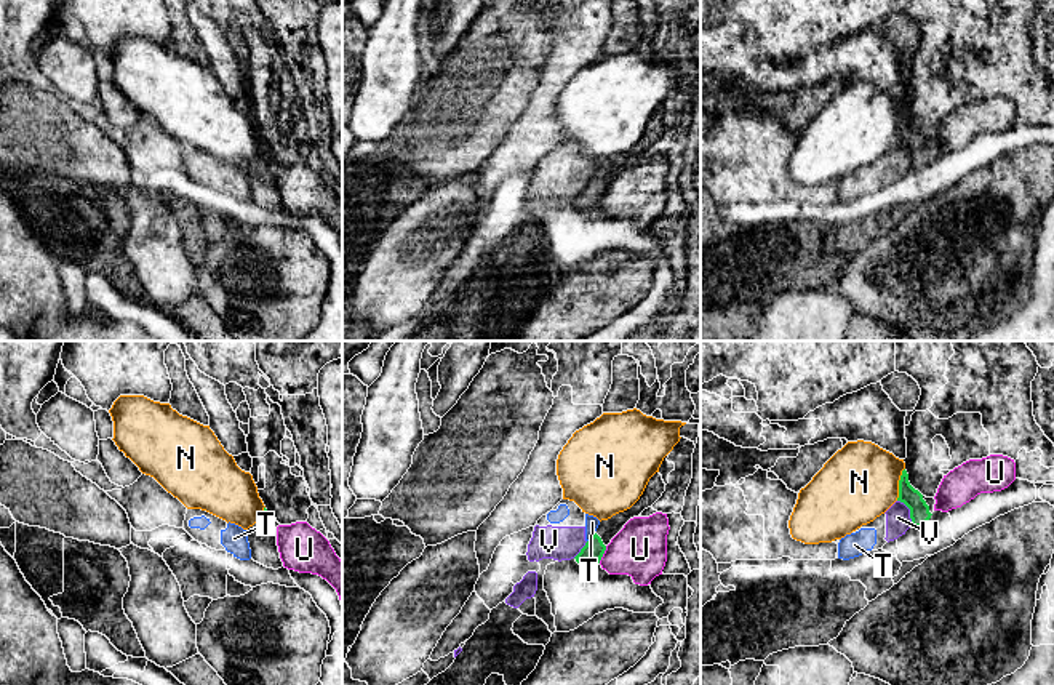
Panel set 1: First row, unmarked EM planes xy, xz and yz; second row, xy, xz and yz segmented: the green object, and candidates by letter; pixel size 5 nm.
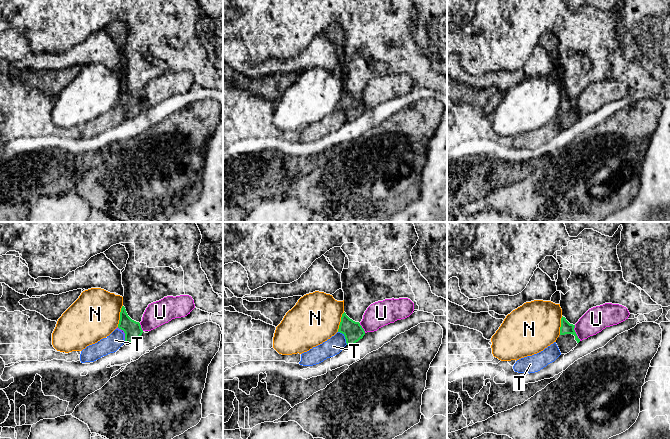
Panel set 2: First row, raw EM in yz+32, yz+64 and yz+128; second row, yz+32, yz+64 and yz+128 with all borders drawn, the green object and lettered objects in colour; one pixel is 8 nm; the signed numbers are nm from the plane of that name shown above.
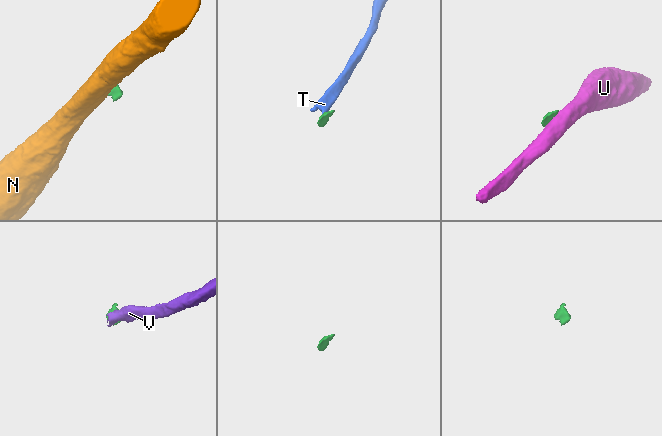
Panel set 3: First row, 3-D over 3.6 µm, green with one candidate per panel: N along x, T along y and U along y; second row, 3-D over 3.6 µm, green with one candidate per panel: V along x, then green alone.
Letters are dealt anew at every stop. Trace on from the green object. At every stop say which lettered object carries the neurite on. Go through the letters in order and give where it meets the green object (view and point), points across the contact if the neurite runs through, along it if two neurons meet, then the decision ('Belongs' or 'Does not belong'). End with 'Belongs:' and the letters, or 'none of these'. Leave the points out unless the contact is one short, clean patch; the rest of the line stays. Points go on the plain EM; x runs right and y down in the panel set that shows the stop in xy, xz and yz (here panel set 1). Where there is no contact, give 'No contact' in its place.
N: Touches green at yz (899, 125). Boundary: yz (904, 109), (896, 141). Does not belong
T: Touches green at xz (590, 180). Boundary: xz (595, 175), (587, 183). Does not belong
U: Touches green at xz (603, 194). Boundary: xz (606, 188), (598, 204). Does not belong
V: Touches green at yz (910, 154). Boundary: yz (898, 141), (909, 151), (912, 167). Does not belong
Belongs: none of these

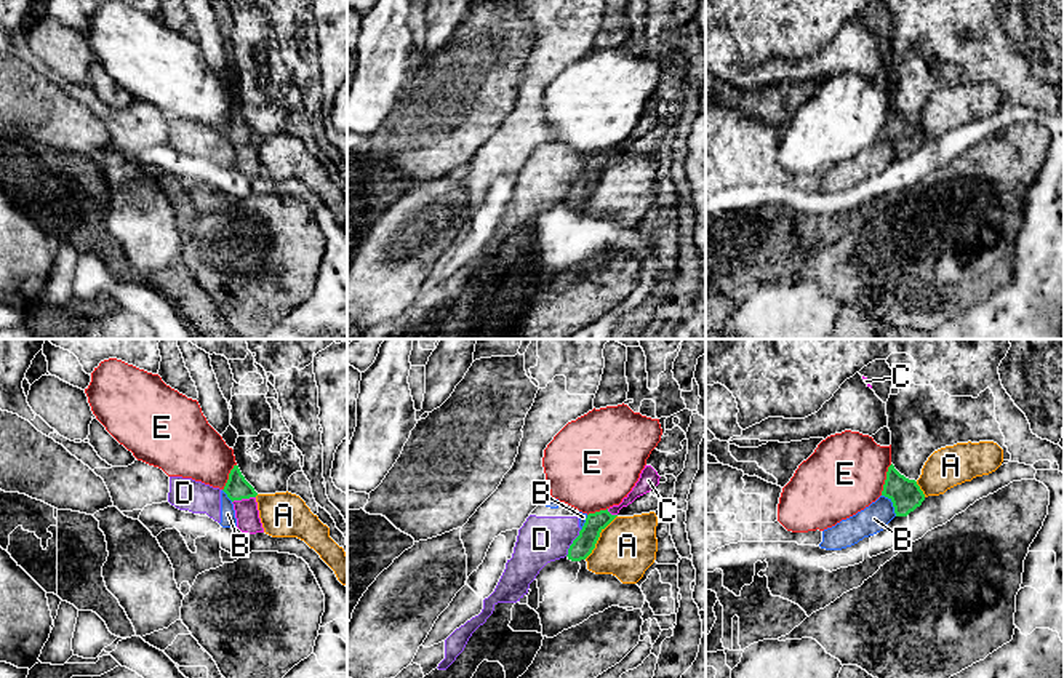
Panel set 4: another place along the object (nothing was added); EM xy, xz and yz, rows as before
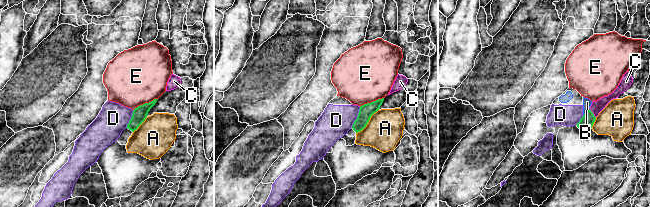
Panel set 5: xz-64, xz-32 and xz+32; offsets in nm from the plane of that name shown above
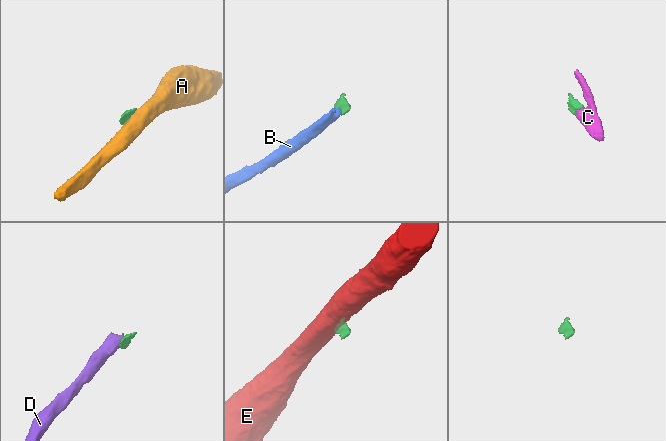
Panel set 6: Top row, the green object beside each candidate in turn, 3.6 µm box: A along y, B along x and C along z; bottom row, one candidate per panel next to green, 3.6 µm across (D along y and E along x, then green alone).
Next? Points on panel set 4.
A: Touches green at xz (599, 178). Boundary: xz (616, 157), (584, 200). Does not belong
B: Touches green at yz (893, 146). Boundary: yz (882, 136), (892, 144), (896, 157). Does not belong
C: Touches green at xy (244, 139). Path across: xy (237, 130), (244, 139), (247, 155). Belongs
D: Touches green at xz (573, 184). Boundary: xz (581, 171), (565, 197). Does not belong
E: Touches green at yz (885, 122). Boundary: yz (892, 106), (880, 136). Does not belong
Belongs: C

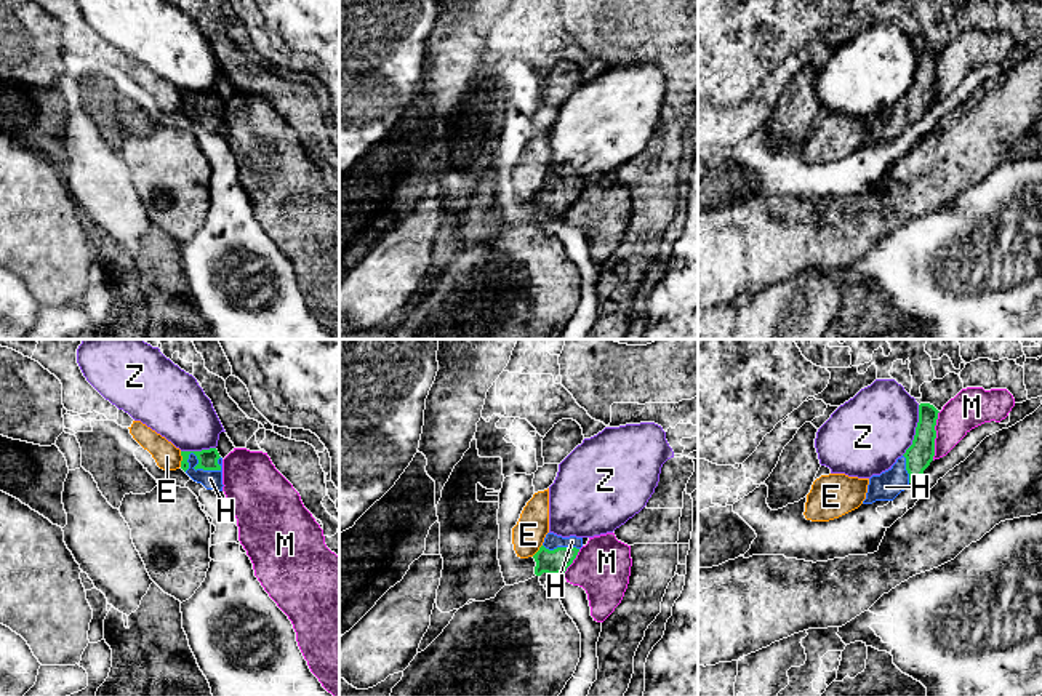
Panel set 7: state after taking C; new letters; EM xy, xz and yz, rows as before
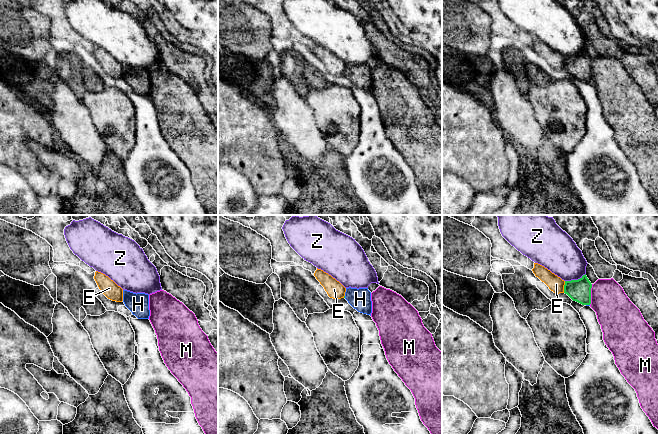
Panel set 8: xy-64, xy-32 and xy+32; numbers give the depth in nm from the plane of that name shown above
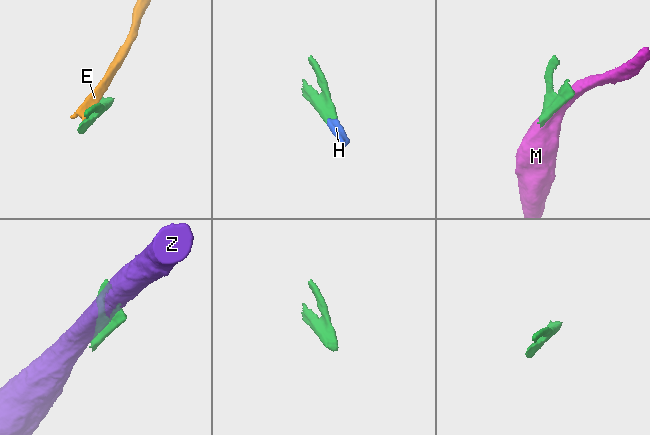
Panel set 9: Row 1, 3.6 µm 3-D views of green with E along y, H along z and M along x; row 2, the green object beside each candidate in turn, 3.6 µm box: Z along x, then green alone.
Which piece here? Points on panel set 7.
E: Touches green at xy (183, 101). Does not belong
H: Touches green at xy (199, 104). Path across: xy (207, 100), (199, 104), (210, 120). Belongs
M: Touches green at yz (935, 77). Does not belong
Z: Touches green at yz (916, 72). Does not belong
Belongs: H

